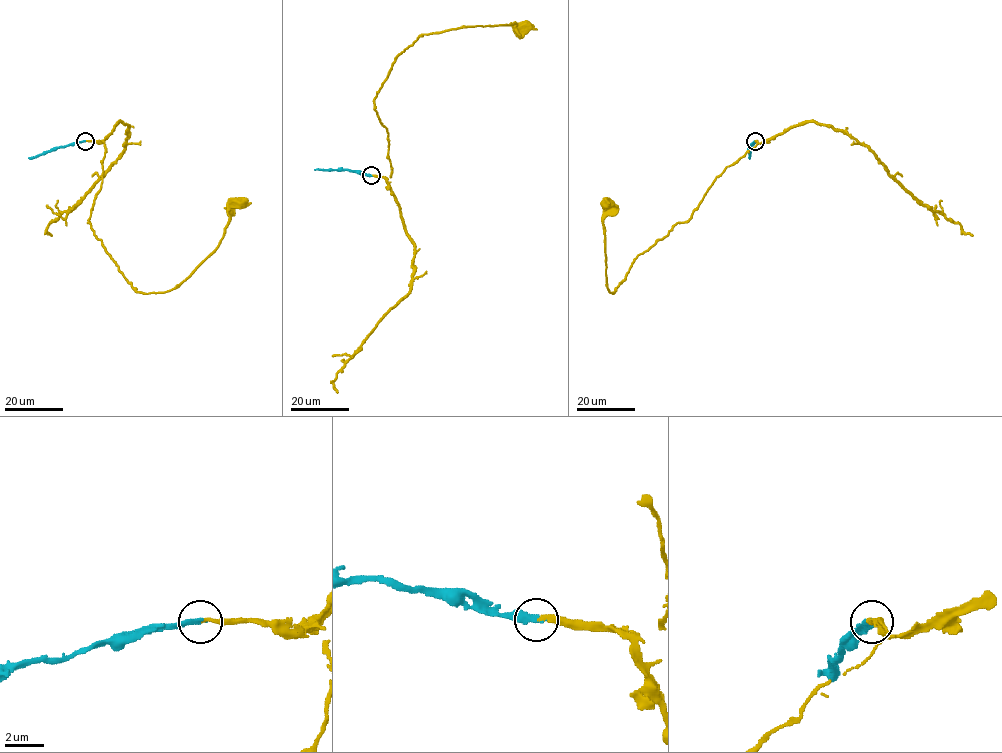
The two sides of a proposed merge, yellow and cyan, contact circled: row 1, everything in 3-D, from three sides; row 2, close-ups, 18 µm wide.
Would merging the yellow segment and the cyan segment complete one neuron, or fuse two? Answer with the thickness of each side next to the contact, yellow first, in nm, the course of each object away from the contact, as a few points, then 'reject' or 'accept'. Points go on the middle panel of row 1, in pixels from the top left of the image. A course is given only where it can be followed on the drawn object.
190/300 nm | yellow via (371, 176), (387, 179), (392, 171), (388, 135), (374, 98), (401, 52), (423, 34), (515, 22), (526, 25) | cyan via (371, 176), (350, 170), (315, 170) | accept

